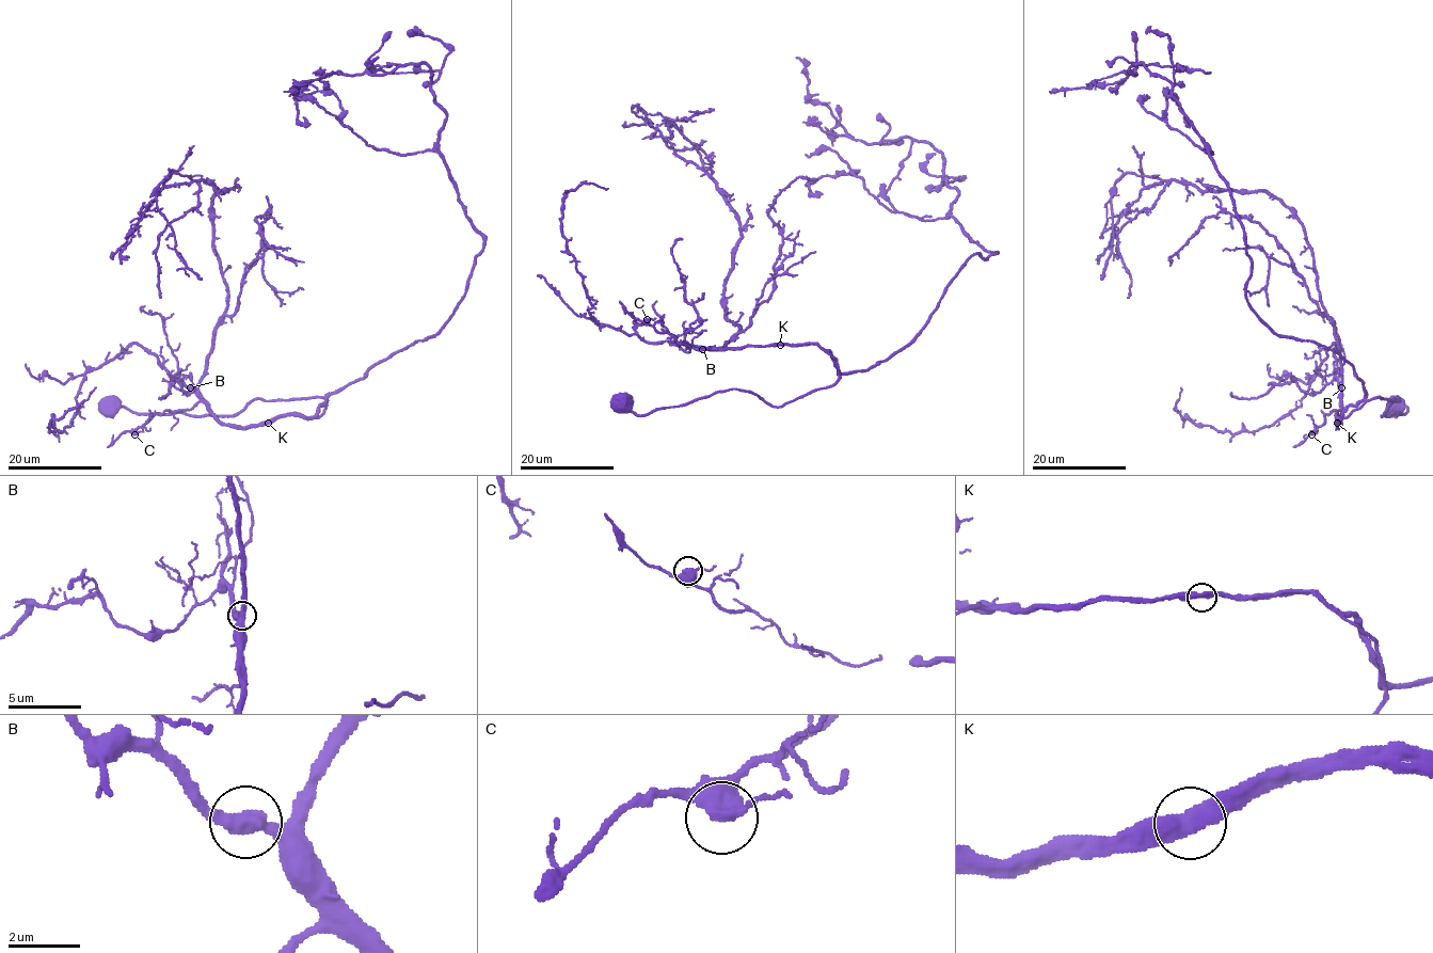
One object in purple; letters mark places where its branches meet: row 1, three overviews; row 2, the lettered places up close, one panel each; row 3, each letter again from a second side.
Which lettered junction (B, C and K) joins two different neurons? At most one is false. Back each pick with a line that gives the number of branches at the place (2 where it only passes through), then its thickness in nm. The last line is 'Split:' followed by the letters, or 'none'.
Split: none

